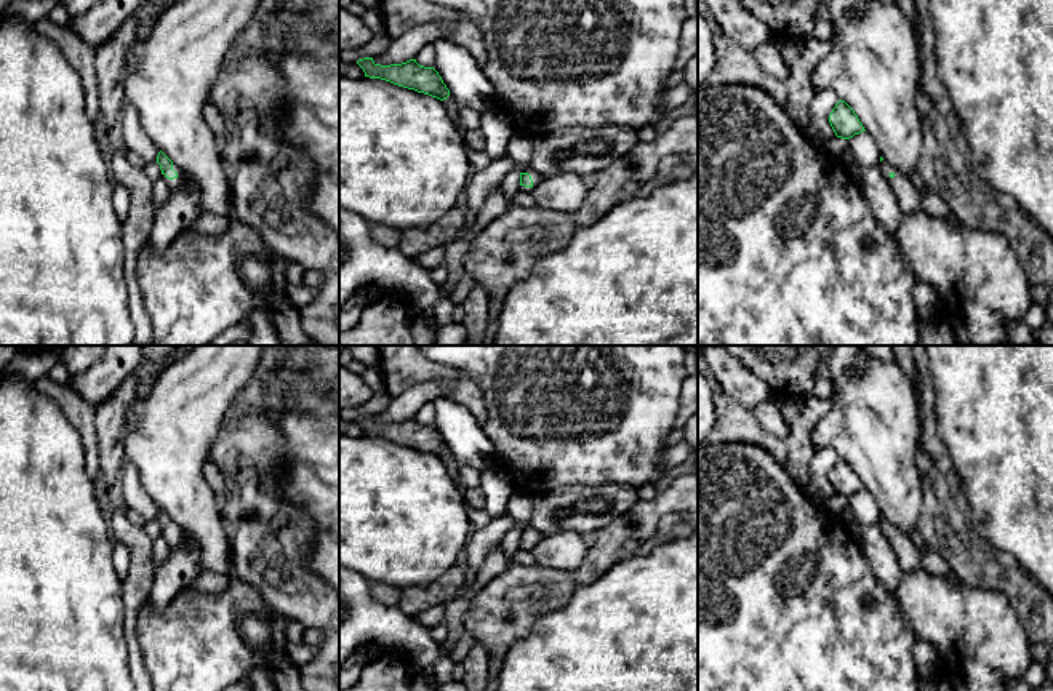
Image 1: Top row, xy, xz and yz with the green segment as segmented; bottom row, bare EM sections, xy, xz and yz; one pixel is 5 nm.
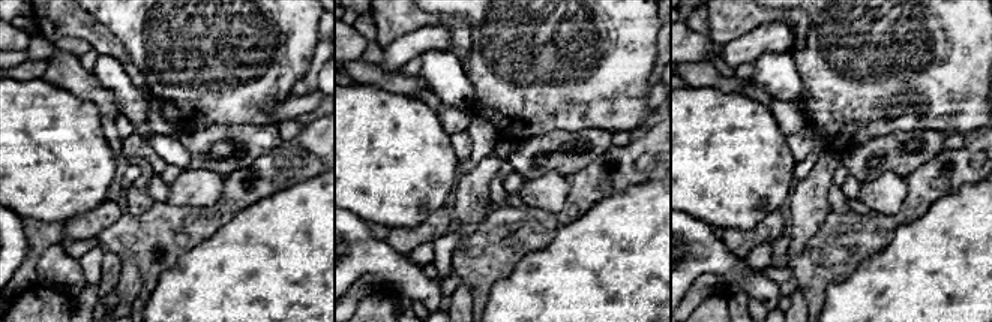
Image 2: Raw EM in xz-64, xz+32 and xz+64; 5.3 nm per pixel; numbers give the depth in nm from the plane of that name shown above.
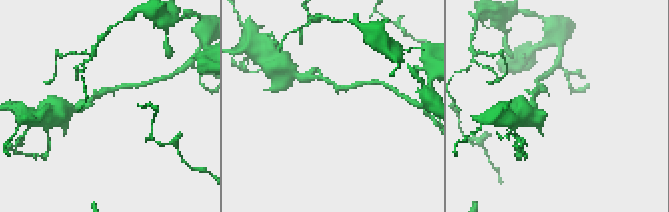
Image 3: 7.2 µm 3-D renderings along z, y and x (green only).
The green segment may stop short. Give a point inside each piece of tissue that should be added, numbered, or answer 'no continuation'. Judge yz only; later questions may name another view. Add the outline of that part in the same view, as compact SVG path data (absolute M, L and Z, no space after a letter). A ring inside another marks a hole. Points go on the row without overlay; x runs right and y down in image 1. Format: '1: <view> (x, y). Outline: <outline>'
1: yz (909, 557). Outline: M887 518L877 521L880 529L887 534L898 563L903 571L923 569L922 550L911 541L911 537L896 529Z

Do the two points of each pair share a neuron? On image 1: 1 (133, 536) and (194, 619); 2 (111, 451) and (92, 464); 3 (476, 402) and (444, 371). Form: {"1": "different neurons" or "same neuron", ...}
{"1": "different neurons", "2": "different neurons", "3": "same neuron"}

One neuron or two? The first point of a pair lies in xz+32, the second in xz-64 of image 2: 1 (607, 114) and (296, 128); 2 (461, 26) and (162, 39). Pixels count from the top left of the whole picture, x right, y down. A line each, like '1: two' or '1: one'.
1: two
2: two

